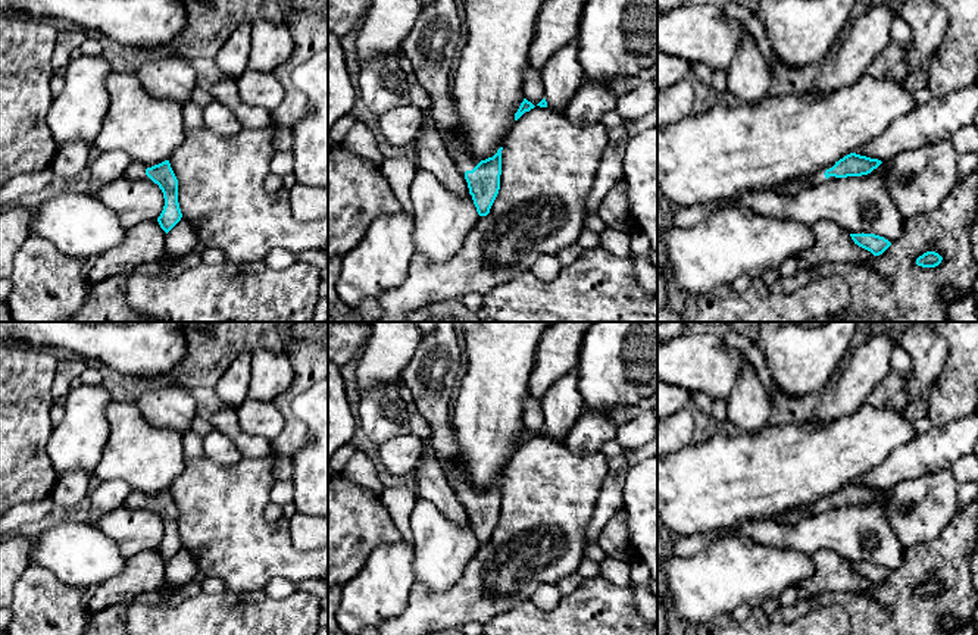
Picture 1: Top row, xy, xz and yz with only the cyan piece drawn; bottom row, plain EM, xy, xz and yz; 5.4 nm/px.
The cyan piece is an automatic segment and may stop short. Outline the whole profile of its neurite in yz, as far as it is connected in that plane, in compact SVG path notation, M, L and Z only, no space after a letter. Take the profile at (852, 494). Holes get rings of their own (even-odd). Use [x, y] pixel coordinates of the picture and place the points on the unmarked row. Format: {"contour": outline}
{"contour": "M850 482L838 491L835 491L834 494L829 494L810 506L802 506L779 514L778 517L775 517L775 520L779 523L794 523L803 517L819 514L831 509L868 504L881 492L882 491L878 488L871 488L866 485Z"}

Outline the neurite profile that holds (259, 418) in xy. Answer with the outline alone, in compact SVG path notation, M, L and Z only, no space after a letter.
M246 398L237 415L244 432L272 441L285 426L285 419L274 401Z

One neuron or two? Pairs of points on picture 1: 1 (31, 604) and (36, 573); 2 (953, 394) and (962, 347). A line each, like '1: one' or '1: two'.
1: one
2: one

